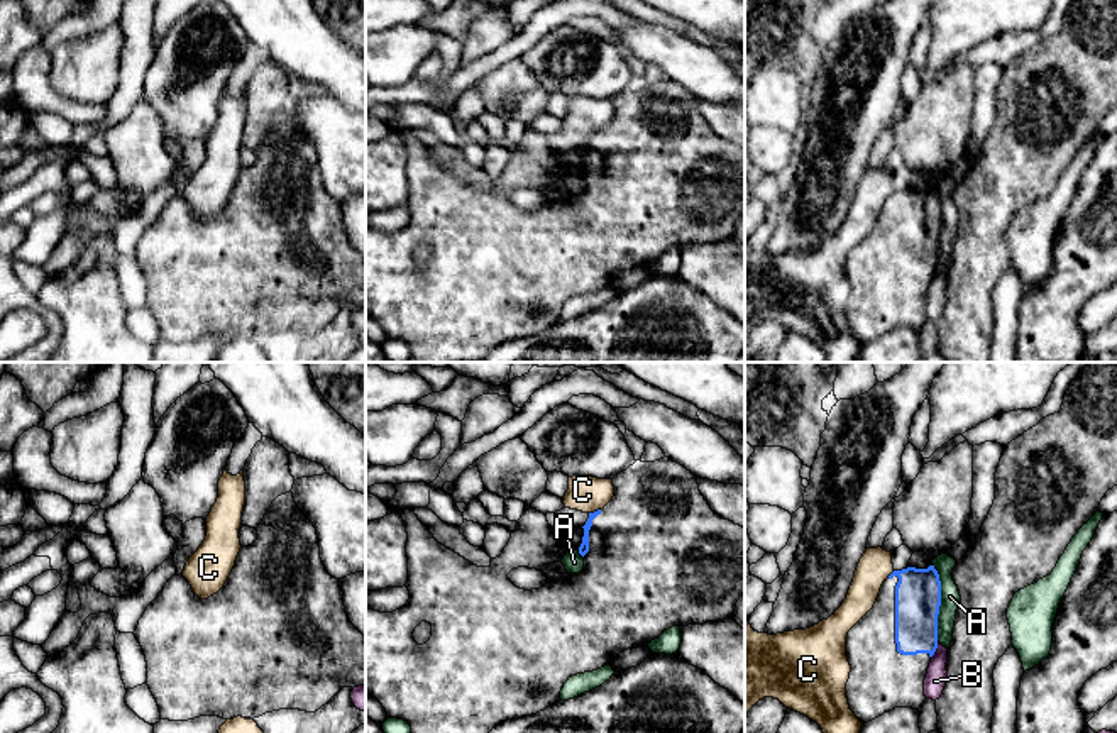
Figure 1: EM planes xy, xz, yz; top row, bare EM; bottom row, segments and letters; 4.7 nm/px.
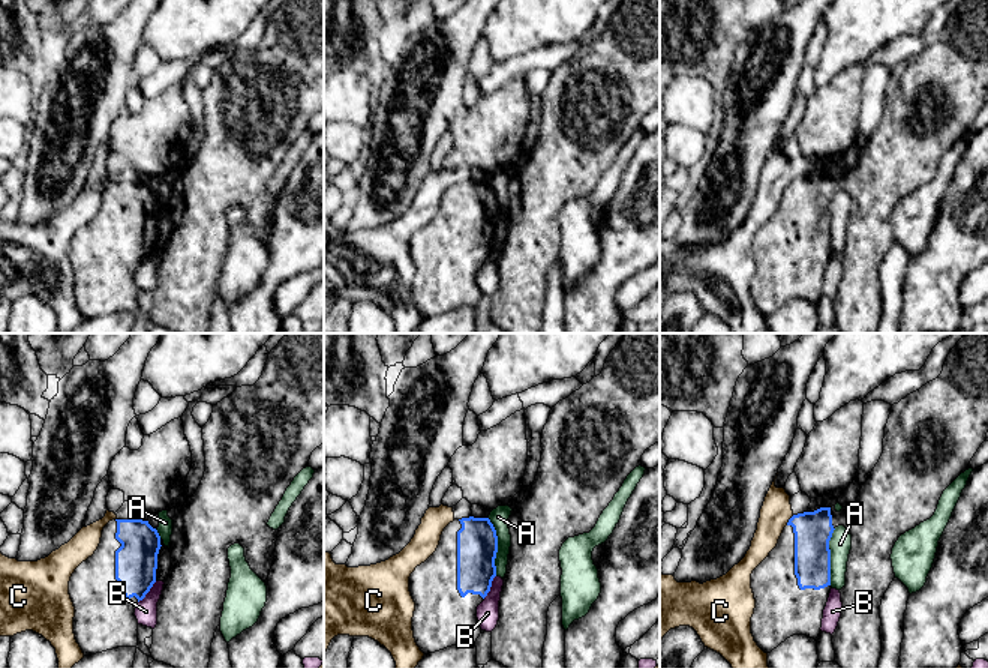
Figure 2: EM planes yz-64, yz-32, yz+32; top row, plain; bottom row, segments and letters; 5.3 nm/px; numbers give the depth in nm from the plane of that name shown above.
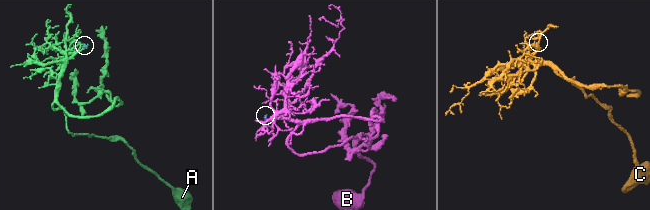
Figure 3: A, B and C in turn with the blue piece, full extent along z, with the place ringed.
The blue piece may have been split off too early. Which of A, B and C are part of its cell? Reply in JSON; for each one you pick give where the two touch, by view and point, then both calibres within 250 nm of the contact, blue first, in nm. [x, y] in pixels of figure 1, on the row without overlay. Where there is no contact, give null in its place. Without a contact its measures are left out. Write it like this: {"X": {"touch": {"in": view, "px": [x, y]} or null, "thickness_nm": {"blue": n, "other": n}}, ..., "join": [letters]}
{"join": []}

